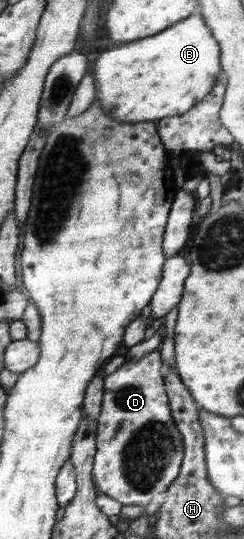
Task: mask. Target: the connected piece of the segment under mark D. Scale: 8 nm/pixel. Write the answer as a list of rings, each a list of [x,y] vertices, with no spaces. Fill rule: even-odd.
[[[157,349],[139,360],[128,360],[121,368],[104,376],[94,477],[99,492],[123,505],[146,506],[155,494],[167,491],[181,472],[185,448],[166,396],[163,367],[165,362]]]

